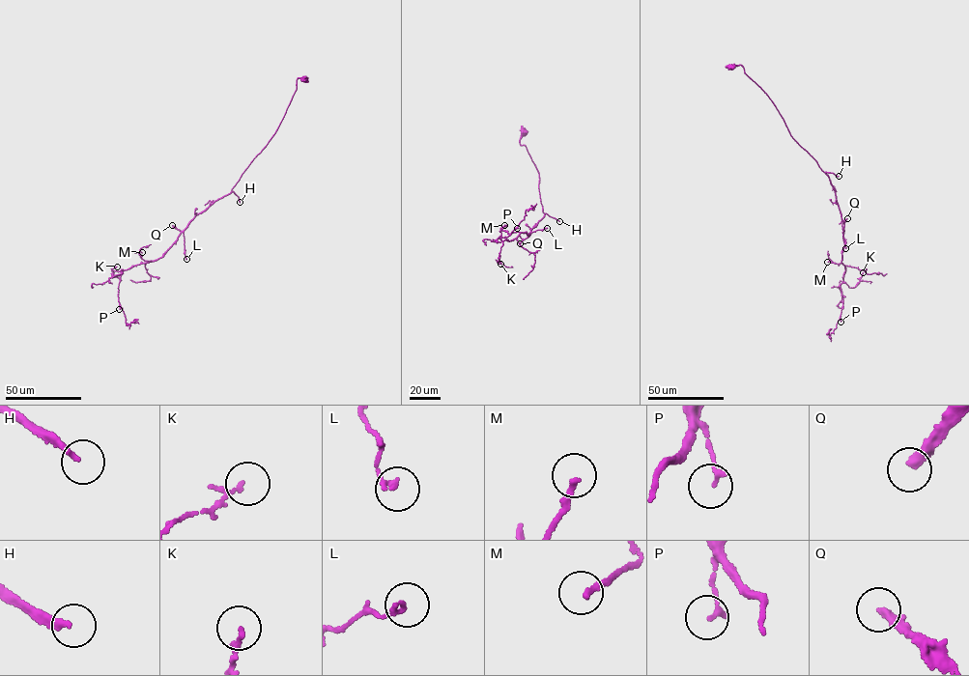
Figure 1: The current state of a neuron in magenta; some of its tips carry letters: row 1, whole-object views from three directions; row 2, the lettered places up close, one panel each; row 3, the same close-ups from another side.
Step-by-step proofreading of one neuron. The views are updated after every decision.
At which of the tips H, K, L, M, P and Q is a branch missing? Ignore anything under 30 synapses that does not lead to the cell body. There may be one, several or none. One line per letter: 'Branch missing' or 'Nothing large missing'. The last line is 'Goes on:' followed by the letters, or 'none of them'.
H: Branch missing
K: Nothing large missing
L: Nothing large missing
M: Nothing large missing
P: Nothing large missing
Q: Branch missing
Goes on: H, Q

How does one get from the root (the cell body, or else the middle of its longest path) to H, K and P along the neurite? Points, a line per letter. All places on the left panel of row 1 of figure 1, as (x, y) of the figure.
H: (304, 79), (297, 78), (295, 91), (277, 129), (232, 188), (240, 202)
K: (304, 79), (297, 78), (277, 129), (230, 192), (195, 216), (161, 257), (113, 277), (117, 267)
P: (304, 79), (297, 78), (295, 91), (277, 129), (230, 192), (195, 216), (161, 257), (121, 272), (119, 309)

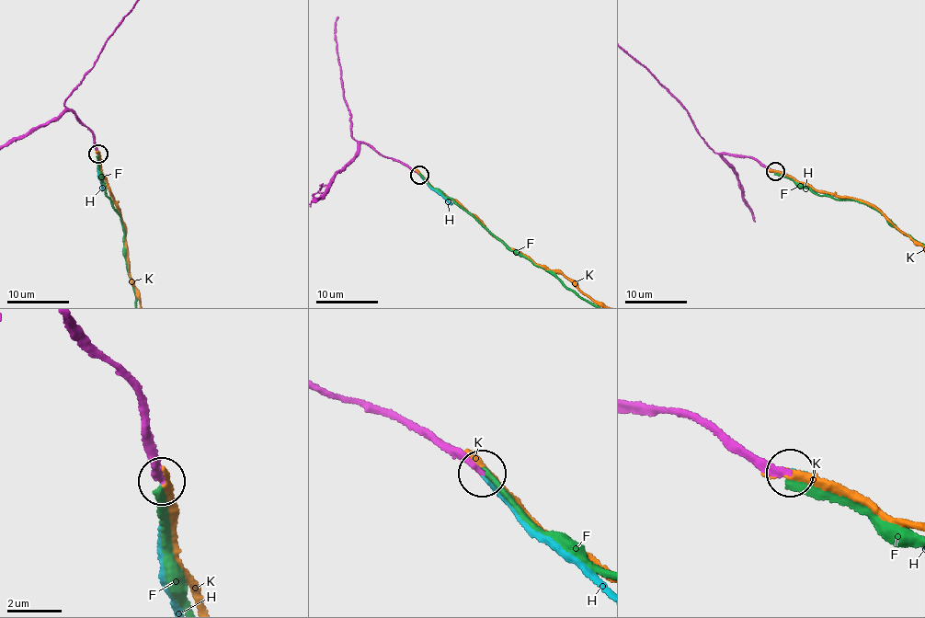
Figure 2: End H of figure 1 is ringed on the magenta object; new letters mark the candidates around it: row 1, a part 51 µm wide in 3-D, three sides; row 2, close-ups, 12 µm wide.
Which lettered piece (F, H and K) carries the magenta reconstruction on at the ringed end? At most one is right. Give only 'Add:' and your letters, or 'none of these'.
Add: H

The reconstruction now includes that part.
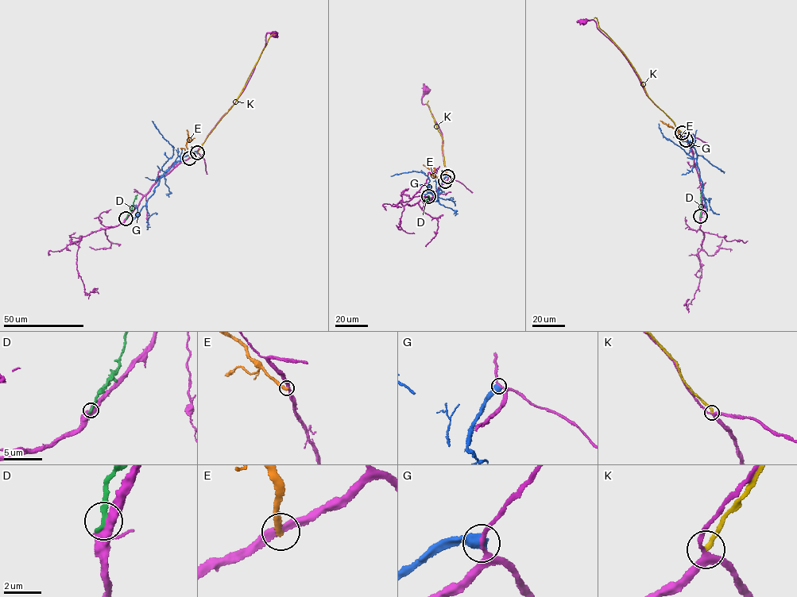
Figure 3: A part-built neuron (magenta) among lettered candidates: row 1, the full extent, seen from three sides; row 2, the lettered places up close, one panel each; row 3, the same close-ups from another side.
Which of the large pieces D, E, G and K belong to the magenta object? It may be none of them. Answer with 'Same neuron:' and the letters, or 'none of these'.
Same neuron: none of these

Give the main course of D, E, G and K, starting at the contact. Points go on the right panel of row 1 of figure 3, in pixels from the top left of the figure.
D: (700, 216), (703, 187)
E: (686, 140), (659, 121)
G: (681, 132), (693, 145), (695, 158), (663, 136), (659, 124)
K: (682, 132), (648, 97), (633, 66), (601, 29), (593, 17)

